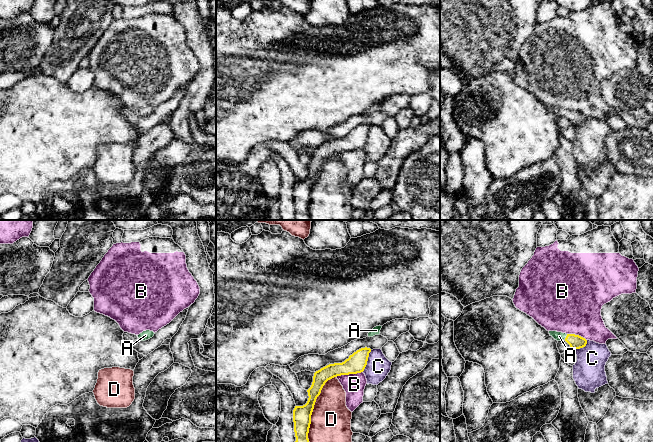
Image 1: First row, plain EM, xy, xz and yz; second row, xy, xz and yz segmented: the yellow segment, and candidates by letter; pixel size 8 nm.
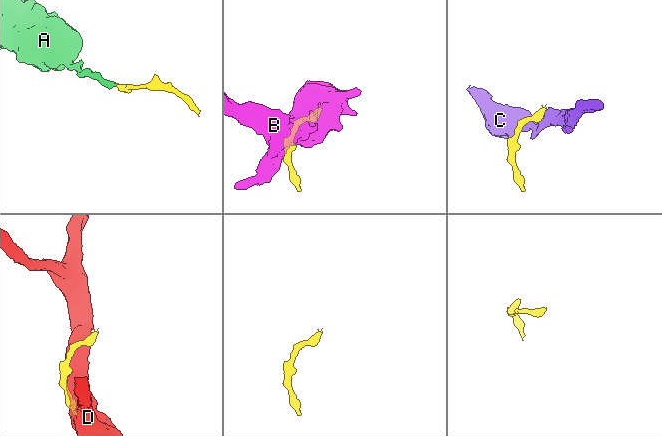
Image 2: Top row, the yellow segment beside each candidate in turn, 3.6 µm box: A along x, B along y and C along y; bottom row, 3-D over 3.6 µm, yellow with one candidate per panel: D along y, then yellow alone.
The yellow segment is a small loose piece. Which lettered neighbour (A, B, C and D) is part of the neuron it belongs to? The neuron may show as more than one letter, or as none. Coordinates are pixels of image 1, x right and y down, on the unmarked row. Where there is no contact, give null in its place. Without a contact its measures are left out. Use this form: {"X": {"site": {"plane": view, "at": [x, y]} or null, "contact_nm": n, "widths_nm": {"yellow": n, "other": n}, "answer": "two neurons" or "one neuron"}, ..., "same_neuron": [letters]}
{"A": {"site": {"plane": "yz", "at": [566, 113]}, "contact_nm": 50, "widths_nm": {"yellow": 110, "other": 80}, "answer": "one neuron"}, "B": {"site": {"plane": "xz", "at": [349, 149]}, "contact_nm": 220, "widths_nm": {"yellow": 160, "other": 180}, "answer": "two neurons"}, "C": {"site": {"plane": "xz", "at": [367, 136]}, "contact_nm": 190, "widths_nm": {"yellow": 160, "other": 190}, "answer": "two neurons"}, "D": {"site": {"plane": "xz", "at": [313, 184]}, "contact_nm": 600, "widths_nm": {"yellow": 140, "other": 340}, "answer": "two neurons"}, "same_neuron": ["A"]}

